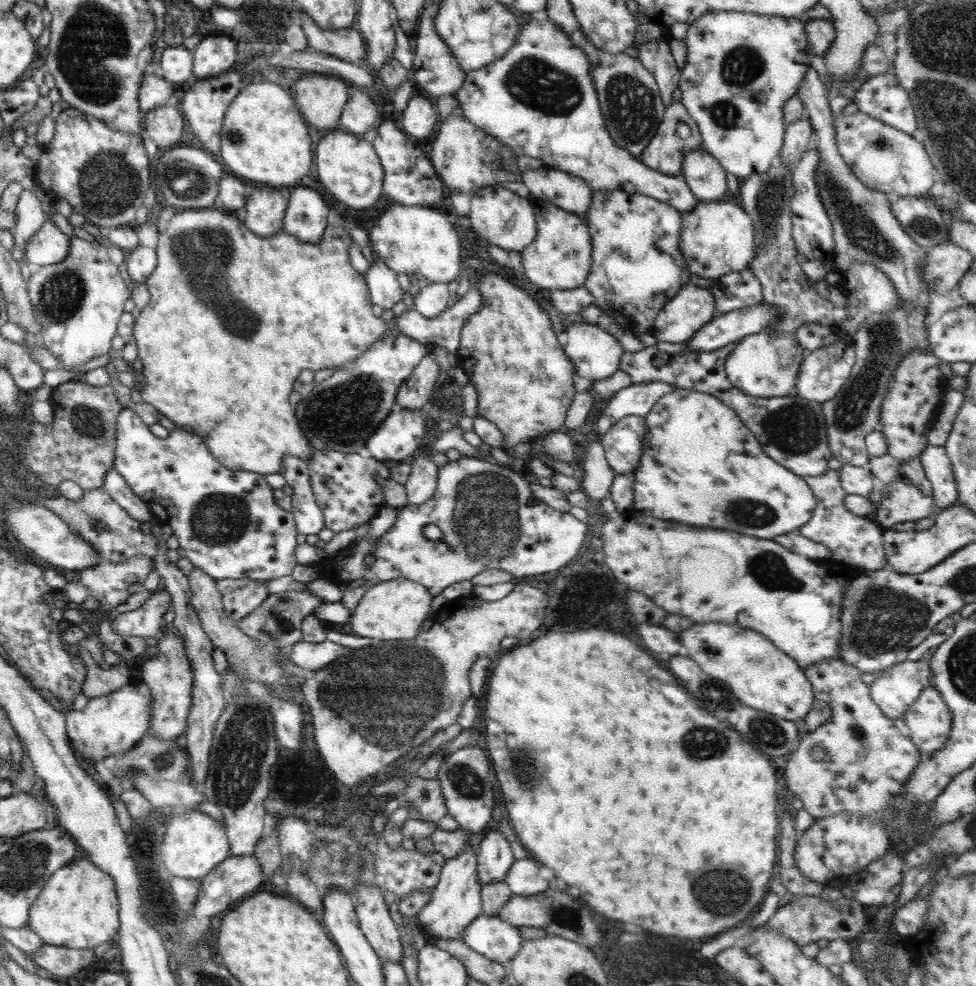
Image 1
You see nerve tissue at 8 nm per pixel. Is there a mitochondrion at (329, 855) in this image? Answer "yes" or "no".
yes

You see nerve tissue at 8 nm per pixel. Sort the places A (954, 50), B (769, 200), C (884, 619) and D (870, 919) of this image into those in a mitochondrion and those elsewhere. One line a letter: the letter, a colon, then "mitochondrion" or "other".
A: mitochondrion
B: mitochondrion
C: mitochondrion
D: other

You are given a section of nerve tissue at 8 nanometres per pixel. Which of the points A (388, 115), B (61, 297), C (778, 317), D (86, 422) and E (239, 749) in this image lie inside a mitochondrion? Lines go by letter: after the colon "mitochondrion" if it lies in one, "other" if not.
A: other
B: mitochondrion
C: other
D: mitochondrion
E: mitochondrion

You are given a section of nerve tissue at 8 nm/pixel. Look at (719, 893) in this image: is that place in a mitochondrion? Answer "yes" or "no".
yes

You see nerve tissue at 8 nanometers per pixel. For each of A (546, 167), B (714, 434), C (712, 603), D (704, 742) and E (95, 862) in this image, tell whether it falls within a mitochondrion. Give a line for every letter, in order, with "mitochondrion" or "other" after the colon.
A: other
B: other
C: other
D: mitochondrion
E: other

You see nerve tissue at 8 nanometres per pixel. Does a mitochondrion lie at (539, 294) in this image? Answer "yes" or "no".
no

